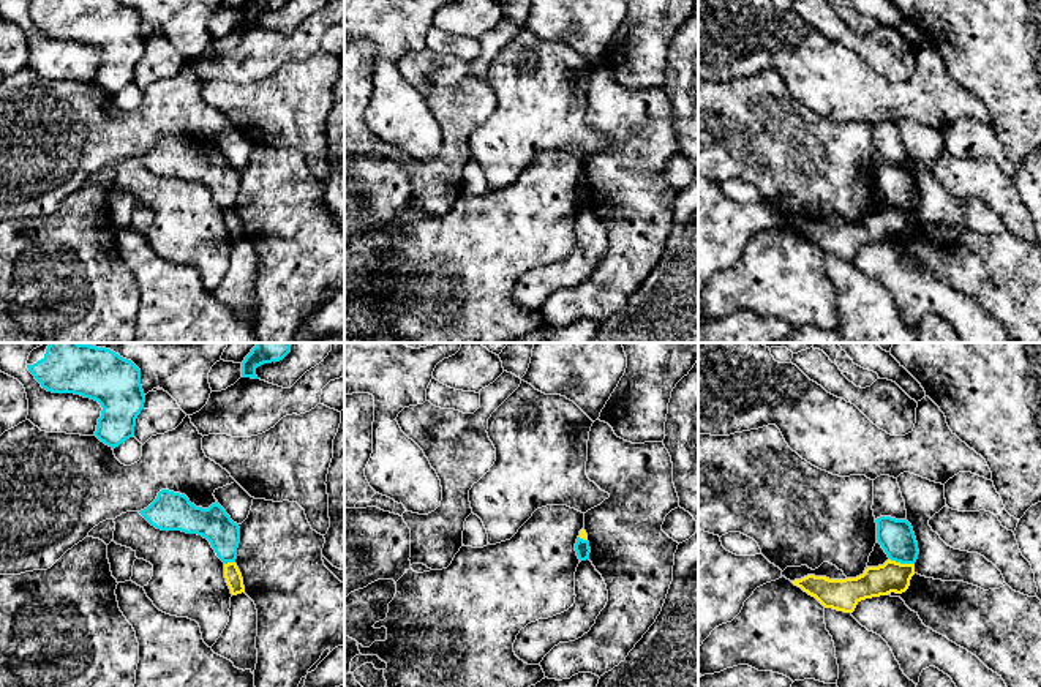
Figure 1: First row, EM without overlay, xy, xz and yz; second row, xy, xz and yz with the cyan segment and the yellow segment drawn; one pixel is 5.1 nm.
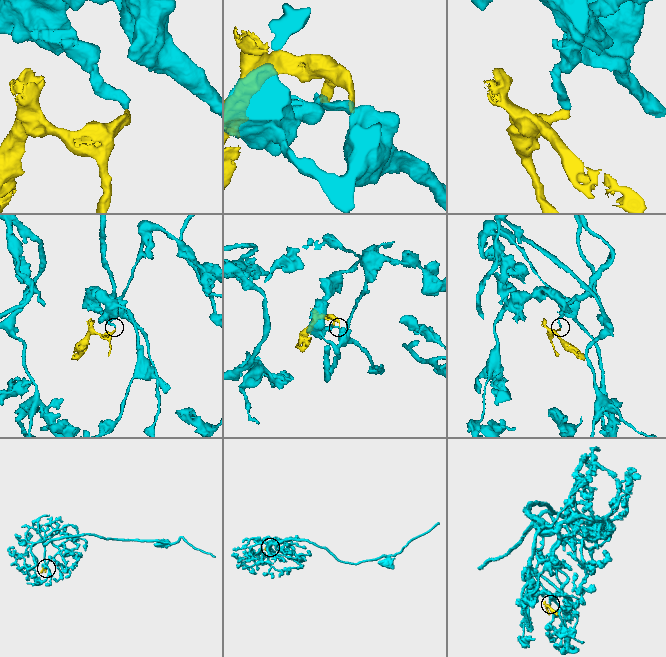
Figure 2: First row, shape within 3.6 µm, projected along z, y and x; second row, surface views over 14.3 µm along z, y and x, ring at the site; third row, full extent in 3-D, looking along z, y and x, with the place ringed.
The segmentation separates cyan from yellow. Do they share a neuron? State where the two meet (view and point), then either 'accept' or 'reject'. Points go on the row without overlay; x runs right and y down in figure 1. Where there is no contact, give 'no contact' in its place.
meets cyan in yz at (902, 209); reject

